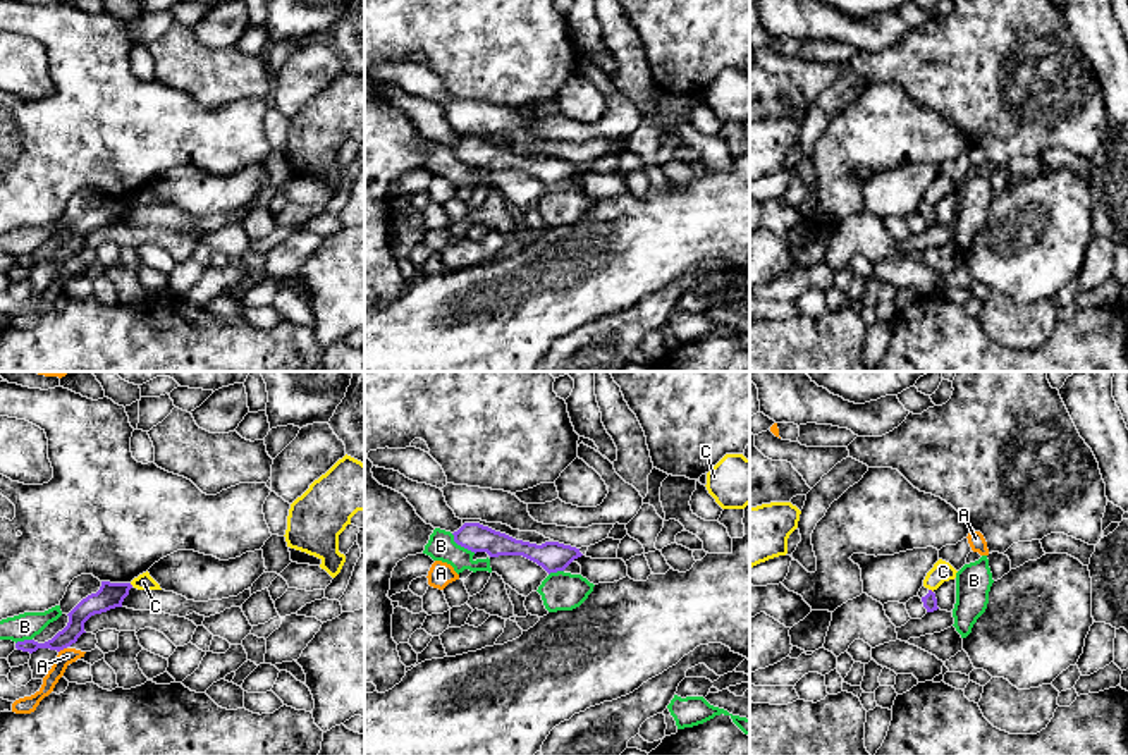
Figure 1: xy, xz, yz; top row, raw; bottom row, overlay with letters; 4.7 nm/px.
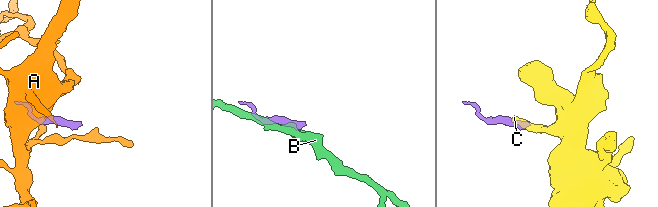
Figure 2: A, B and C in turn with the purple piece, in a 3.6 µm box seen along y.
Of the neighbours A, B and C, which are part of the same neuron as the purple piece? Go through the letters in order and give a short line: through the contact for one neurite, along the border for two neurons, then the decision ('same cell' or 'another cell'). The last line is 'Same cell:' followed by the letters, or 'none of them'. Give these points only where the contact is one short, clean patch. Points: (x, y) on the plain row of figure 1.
A: line xy (66, 262), (59, 267); another cell
B: another cell
C: line yz (929, 203), (932, 207); another cell
Same cell: none of them

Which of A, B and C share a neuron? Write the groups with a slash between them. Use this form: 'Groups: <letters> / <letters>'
Groups: A / B / C

